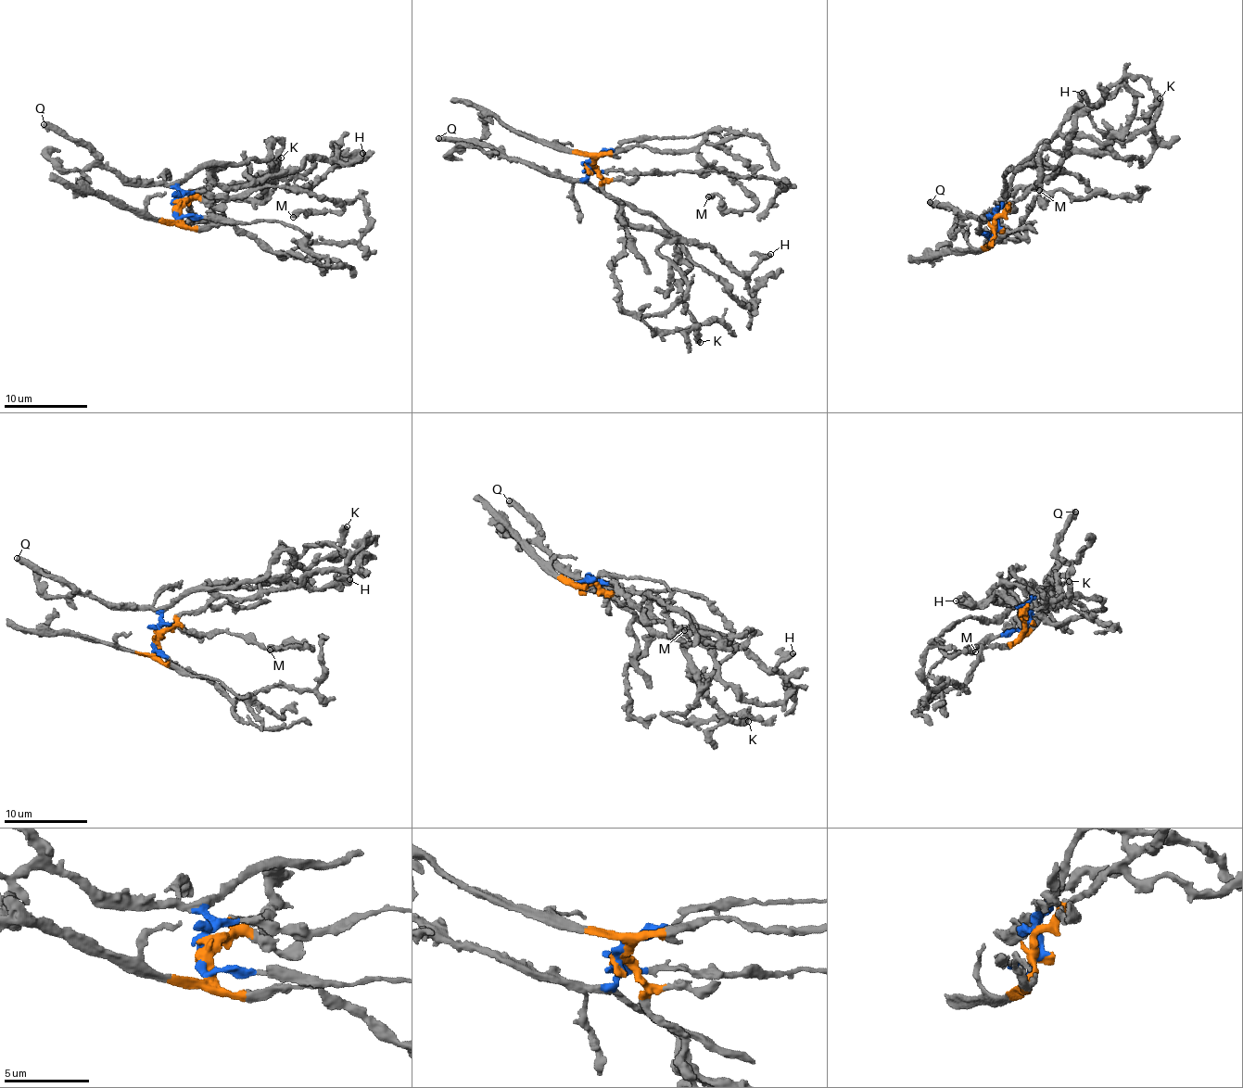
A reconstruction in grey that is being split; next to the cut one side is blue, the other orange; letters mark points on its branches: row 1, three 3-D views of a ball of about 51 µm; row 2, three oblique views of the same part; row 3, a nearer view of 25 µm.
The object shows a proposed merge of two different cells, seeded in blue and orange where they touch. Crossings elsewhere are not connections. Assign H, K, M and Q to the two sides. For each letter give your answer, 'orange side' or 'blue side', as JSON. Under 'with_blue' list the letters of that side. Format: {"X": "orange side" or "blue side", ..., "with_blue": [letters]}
{"H": "orange side", "K": "blue side", "M": "blue side", "Q": "blue side", "with_blue": ["K", "M", "Q"]}

